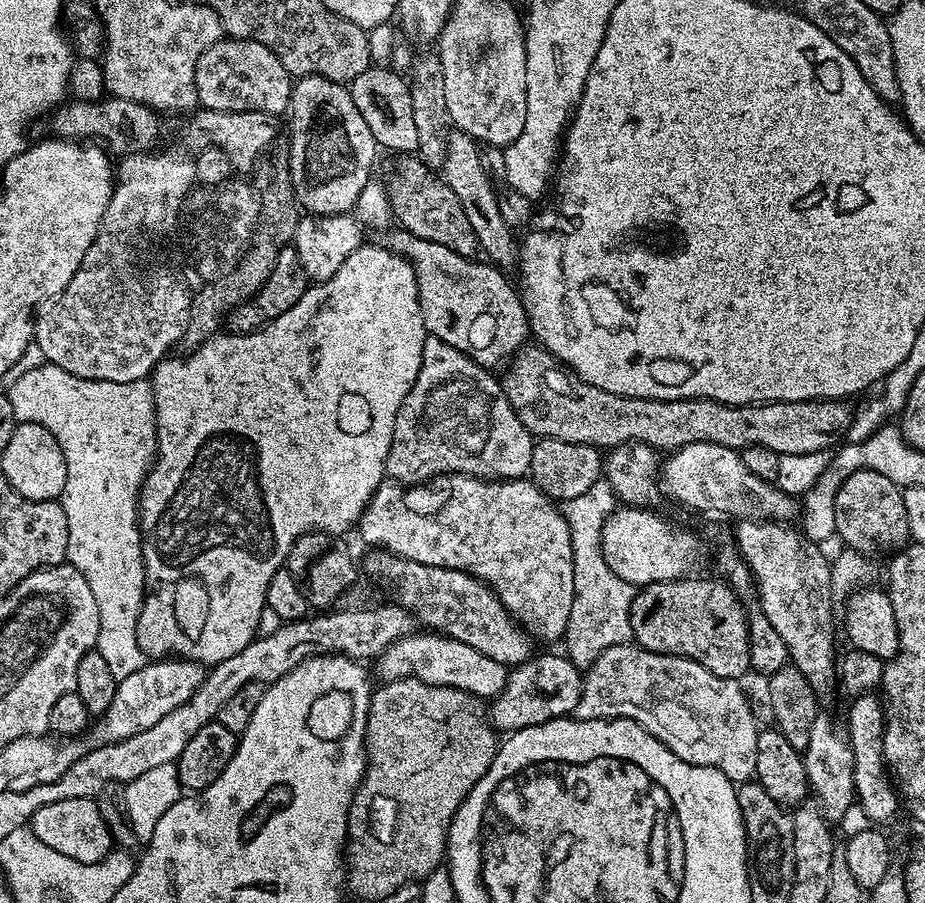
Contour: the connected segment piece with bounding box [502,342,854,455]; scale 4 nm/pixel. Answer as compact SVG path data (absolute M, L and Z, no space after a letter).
M528 342L517 349L507 365L508 373L502 376L504 393L514 406L514 414L518 414L518 422L522 422L522 426L526 426L526 430L530 430L533 437L546 440L592 444L601 450L611 450L633 440L648 444L657 450L675 450L694 442L714 442L718 446L730 446L737 450L750 446L770 446L770 450L780 455L810 454L812 451L831 449L847 433L853 421L854 408L848 405L851 403L847 399L723 404L717 400L630 398L622 394L610 394L610 390L598 390L598 386L590 386L585 380L578 379L563 367L552 368L552 364L554 365L552 355L539 344Z

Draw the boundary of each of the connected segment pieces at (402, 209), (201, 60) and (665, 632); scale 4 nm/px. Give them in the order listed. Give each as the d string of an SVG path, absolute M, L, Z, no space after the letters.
M400 154L395 157L392 177L386 180L388 207L395 223L426 242L438 242L455 253L475 257L478 252L473 227L470 226L457 195L433 169L420 161L419 155Z
M221 38L218 42L214 42L214 46L206 49L198 58L194 70L194 82L196 83L196 99L199 107L210 110L226 110L227 112L258 110L279 117L280 112L287 113L289 111L292 103L294 77L288 73L286 66L282 66L282 62L273 52L266 50L266 46L262 46L262 42L253 40Z
M681 578L657 584L645 584L630 606L632 640L641 648L666 654L685 656L718 674L718 678L740 680L749 675L750 630L749 609L741 597L723 579L692 580Z

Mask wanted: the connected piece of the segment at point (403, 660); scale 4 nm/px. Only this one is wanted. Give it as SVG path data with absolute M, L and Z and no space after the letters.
M420 630L411 636L395 640L383 654L376 657L374 667L381 676L379 679L384 682L413 676L422 682L464 689L484 700L493 699L505 688L509 673L507 665L487 657L480 650L452 637L433 634L428 630Z

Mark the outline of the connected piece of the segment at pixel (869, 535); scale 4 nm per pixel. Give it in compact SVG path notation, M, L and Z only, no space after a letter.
M858 470L842 482L834 502L832 520L836 523L835 535L845 540L847 547L856 552L888 552L895 554L908 547L908 522L904 494L900 485L890 482L878 470Z

